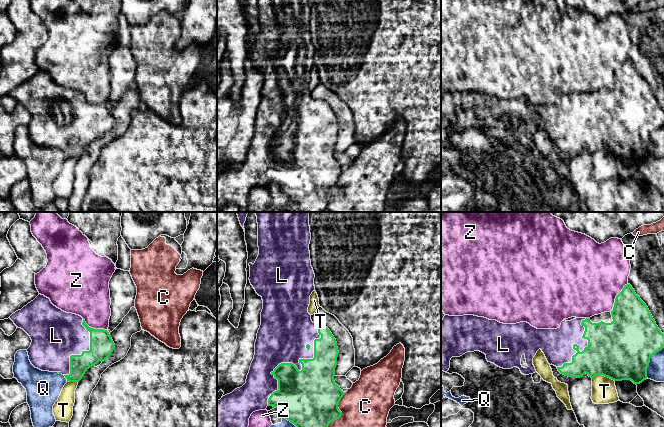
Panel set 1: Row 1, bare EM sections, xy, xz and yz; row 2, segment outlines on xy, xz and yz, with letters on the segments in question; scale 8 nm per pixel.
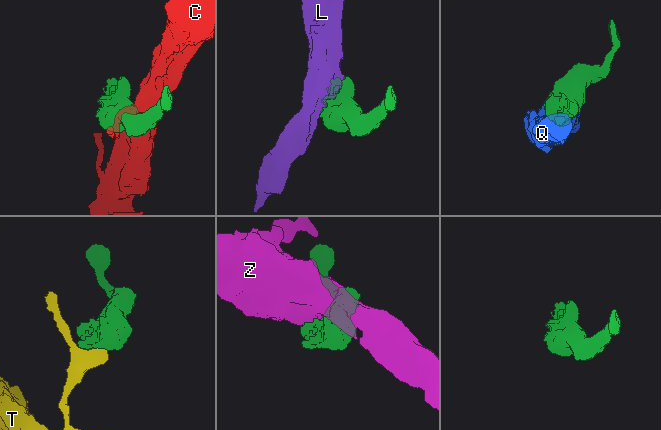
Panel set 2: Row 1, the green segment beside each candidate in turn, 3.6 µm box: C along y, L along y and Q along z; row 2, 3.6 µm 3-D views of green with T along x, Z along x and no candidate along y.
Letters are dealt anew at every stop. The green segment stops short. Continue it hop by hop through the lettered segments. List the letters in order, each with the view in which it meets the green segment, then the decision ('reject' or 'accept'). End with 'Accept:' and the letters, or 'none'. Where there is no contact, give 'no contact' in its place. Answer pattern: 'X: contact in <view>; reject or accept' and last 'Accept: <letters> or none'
C: contact in xz; reject
L: contact in xz; accept
Q: contact in yz; reject
T: contact in yz; reject
Z: contact in yz; reject
Accept: L

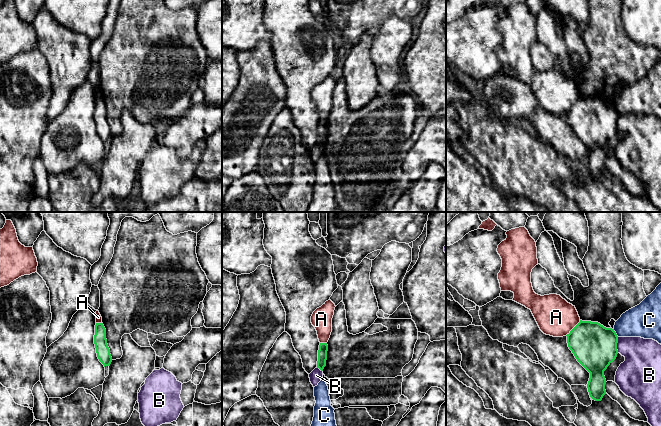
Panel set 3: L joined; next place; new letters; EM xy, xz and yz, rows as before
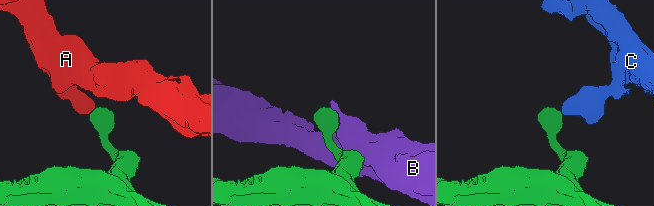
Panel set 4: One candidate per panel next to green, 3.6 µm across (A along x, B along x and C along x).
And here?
A: contact in yz; reject
B: contact in yz; reject
C: contact in yz; reject
Accept: none

